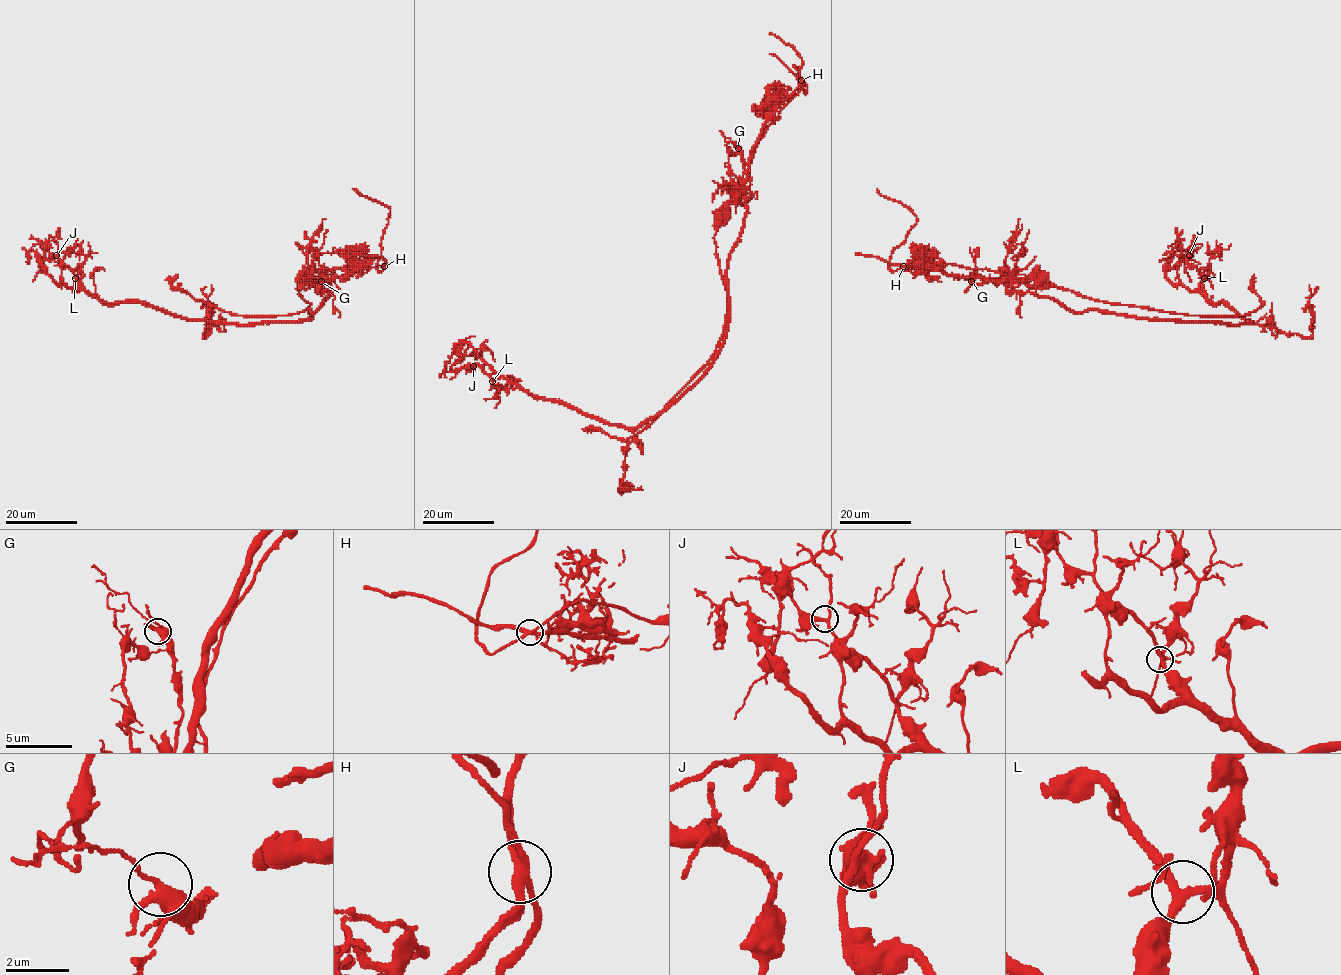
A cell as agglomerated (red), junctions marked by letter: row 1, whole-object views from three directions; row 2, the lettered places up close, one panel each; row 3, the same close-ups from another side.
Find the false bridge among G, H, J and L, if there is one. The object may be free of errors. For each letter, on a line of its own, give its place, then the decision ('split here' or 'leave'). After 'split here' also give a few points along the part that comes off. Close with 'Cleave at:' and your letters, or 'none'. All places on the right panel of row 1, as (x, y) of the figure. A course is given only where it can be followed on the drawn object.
G: (971, 281) | leave
H: (903, 266) | split here | (903, 266), (984, 279), (1038, 278), (1110, 303), (1194, 316), (1254, 311), (1263, 303), (1251, 289), (1253, 275)
J: (1189, 255) | leave
L: (1204, 278) | leave
Cleave at: H

